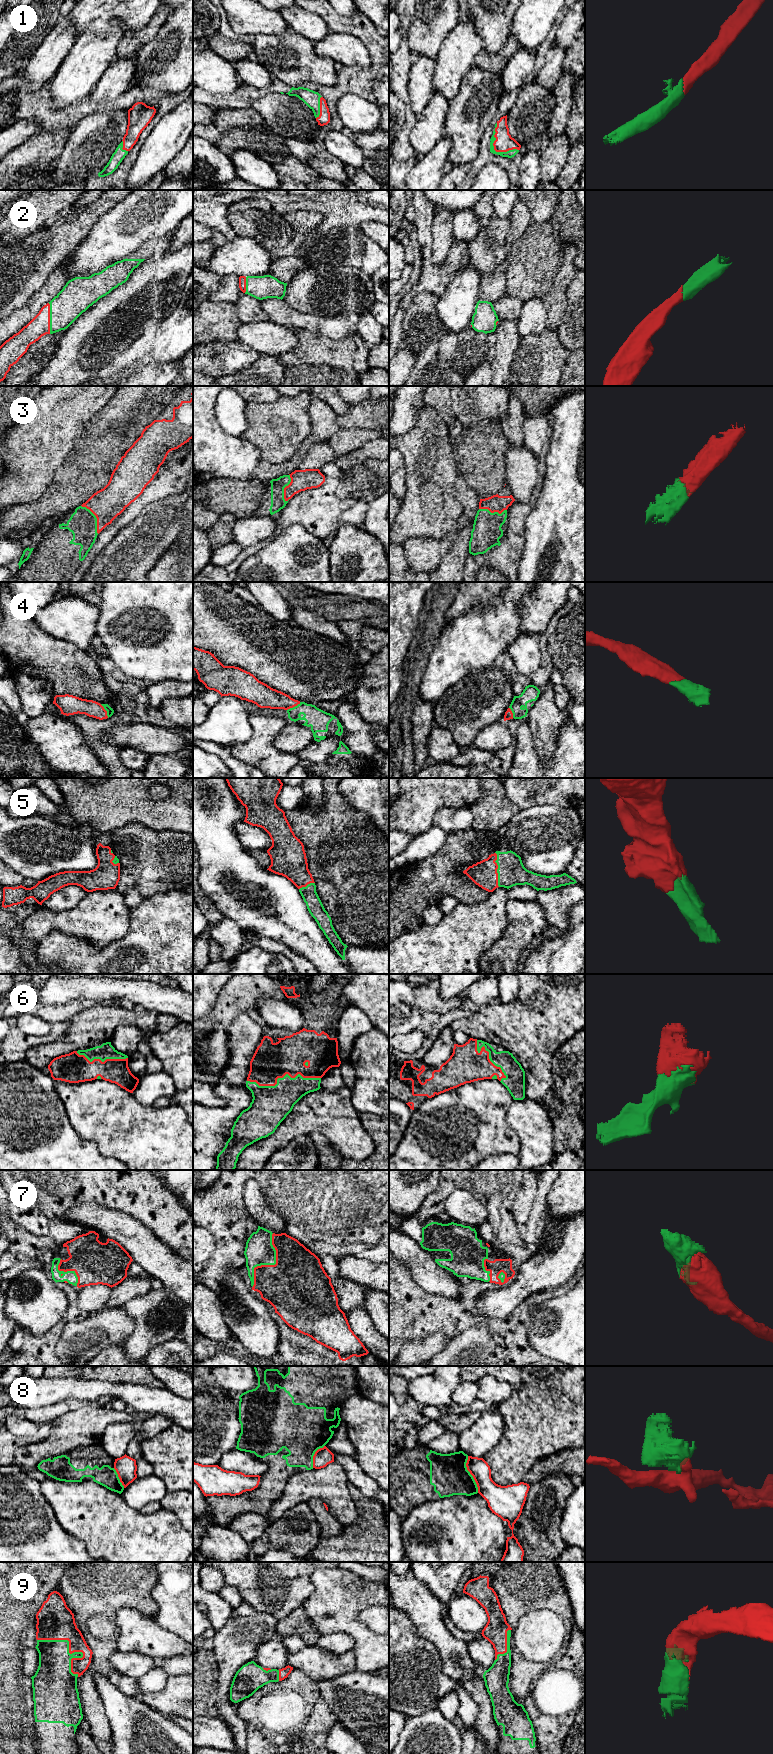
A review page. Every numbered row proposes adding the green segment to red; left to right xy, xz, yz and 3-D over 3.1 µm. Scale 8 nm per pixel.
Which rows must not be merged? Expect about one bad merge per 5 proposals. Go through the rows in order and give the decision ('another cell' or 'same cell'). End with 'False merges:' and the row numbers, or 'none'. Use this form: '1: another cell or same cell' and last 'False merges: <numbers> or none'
1: same cell
2: same cell
3: same cell
4: same cell
5: same cell
6: same cell
7: same cell
8: another cell
9: same cell
False merges: 8

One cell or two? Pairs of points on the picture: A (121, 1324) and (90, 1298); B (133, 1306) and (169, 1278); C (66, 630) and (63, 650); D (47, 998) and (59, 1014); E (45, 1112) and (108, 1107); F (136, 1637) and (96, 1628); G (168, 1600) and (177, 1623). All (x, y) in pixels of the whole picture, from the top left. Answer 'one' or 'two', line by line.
A: two
B: two
C: two
D: two
E: two
F: two
G: one

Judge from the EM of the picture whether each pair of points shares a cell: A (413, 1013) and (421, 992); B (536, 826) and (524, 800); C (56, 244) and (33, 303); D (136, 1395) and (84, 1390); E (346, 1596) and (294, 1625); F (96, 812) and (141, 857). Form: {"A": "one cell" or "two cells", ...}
{"A": "two cells", "B": "two cells", "C": "two cells", "D": "one cell", "E": "two cells", "F": "two cells"}

